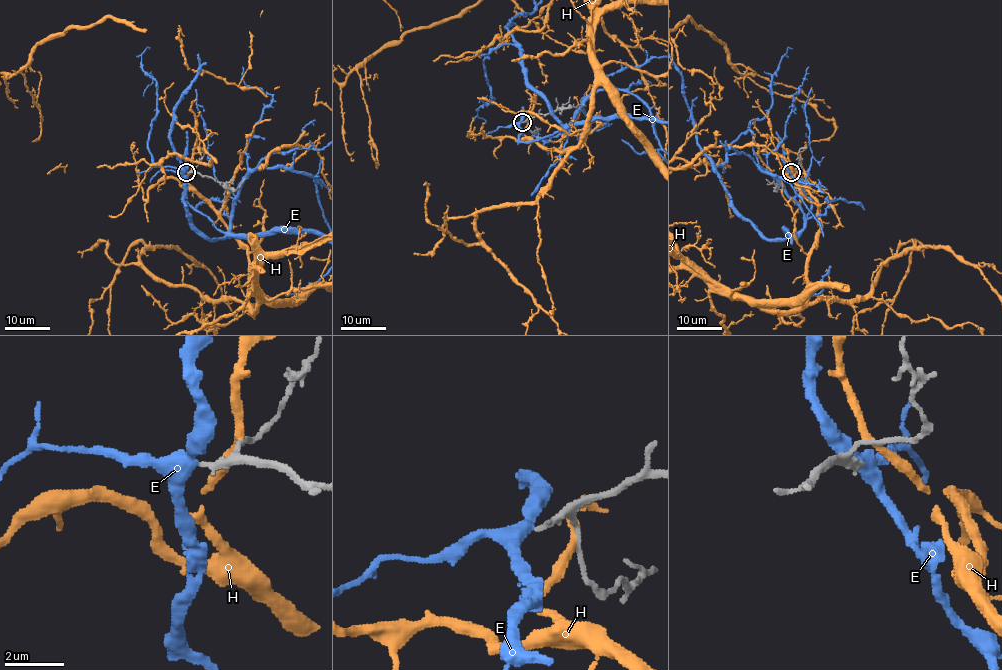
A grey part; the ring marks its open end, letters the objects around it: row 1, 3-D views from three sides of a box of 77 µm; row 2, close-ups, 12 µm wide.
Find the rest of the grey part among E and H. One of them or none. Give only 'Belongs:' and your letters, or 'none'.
Belongs: none

